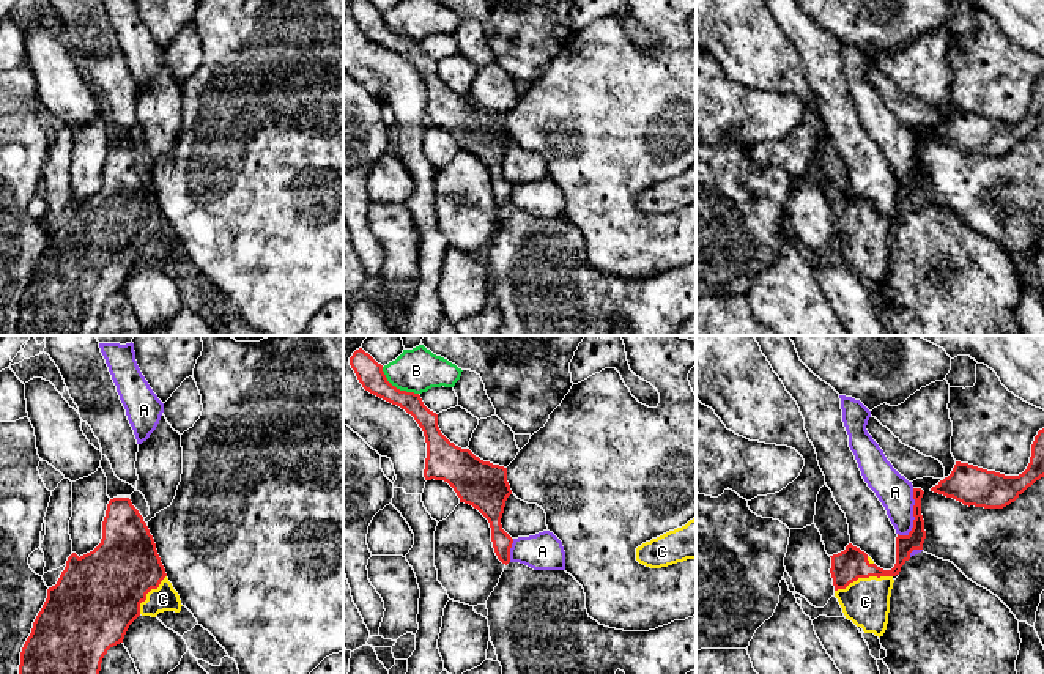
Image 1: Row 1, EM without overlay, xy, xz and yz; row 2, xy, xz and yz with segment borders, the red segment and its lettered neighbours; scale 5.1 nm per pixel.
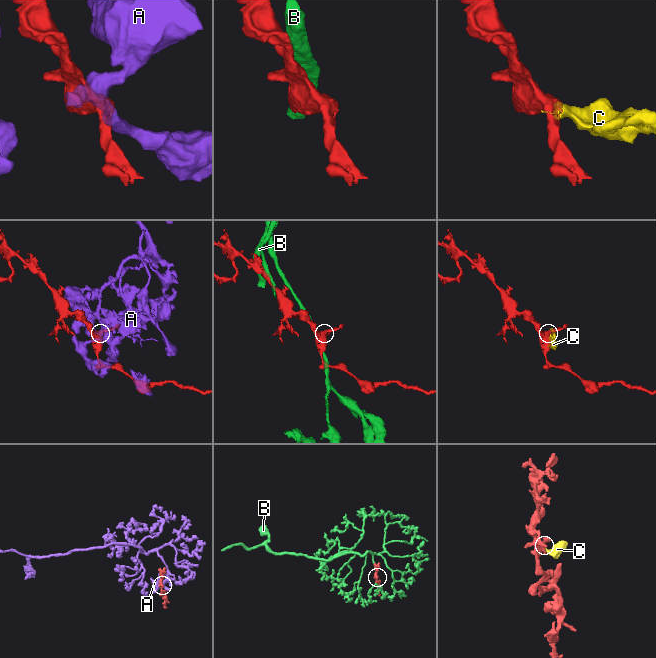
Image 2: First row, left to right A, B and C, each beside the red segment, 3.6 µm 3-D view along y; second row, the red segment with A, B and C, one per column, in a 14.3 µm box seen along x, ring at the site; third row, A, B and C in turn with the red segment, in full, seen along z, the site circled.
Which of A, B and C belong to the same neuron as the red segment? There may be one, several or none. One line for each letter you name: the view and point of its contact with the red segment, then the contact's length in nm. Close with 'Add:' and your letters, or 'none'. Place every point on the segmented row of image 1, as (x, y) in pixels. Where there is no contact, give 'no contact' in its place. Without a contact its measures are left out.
C: yz (863, 577) | 300 nm
Add: C

